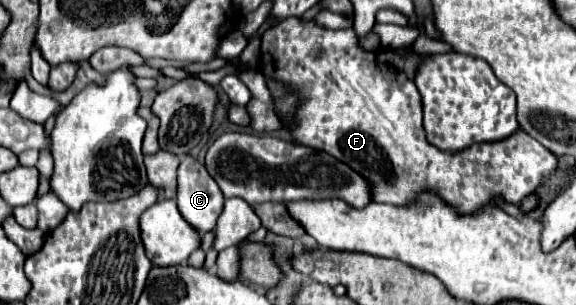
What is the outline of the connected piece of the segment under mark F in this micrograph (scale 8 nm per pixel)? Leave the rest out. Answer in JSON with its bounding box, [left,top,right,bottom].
[260,17,556,215]

